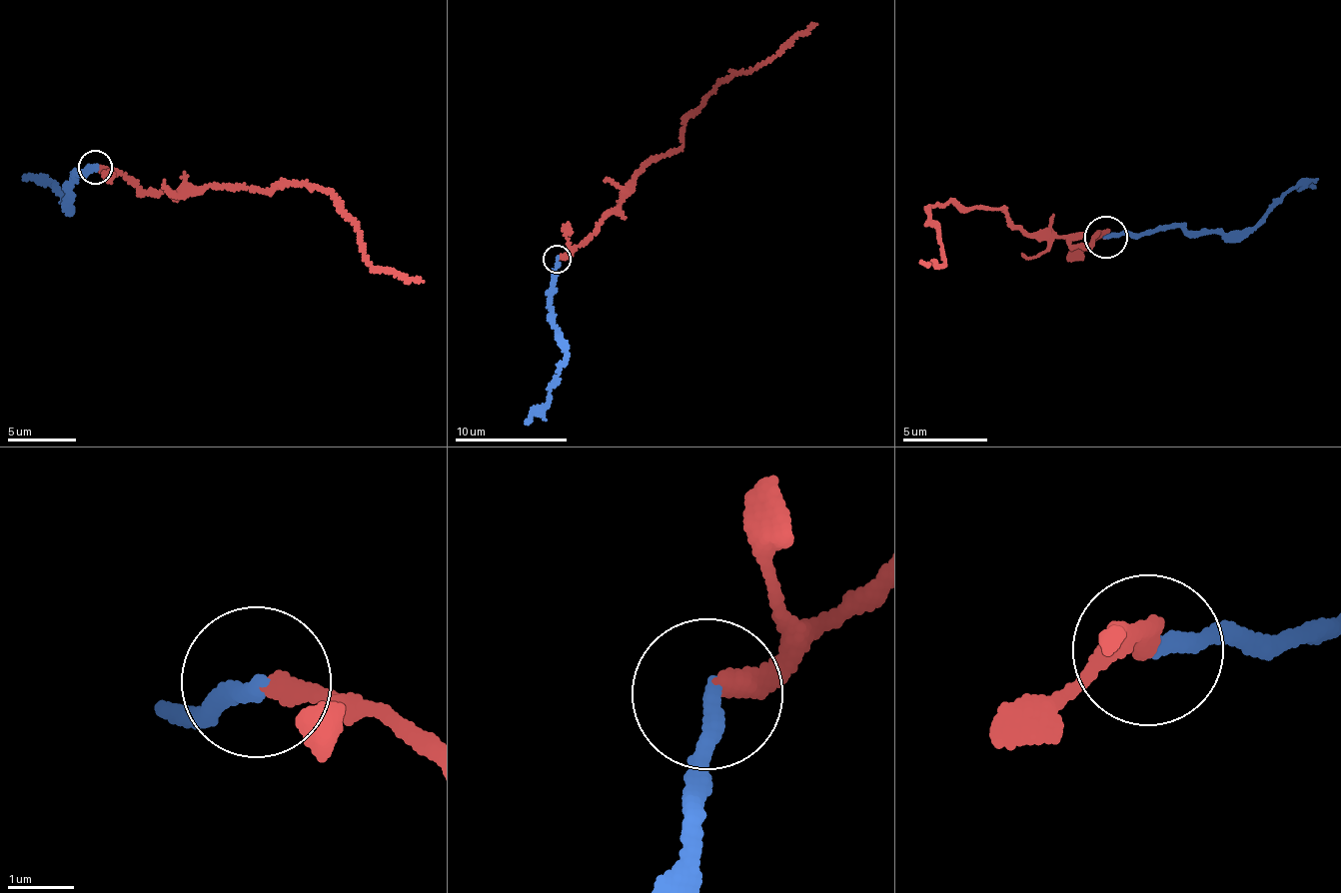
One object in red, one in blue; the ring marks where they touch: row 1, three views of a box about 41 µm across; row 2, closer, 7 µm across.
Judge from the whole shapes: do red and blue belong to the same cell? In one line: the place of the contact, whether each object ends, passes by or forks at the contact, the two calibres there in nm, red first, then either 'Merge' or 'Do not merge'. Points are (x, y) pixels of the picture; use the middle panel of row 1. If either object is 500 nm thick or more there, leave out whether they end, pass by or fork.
Place: (557, 259). At the ring red ends. At the ring blue ends. Thickness 320 nm (red) against 280 nm. Do not merge

